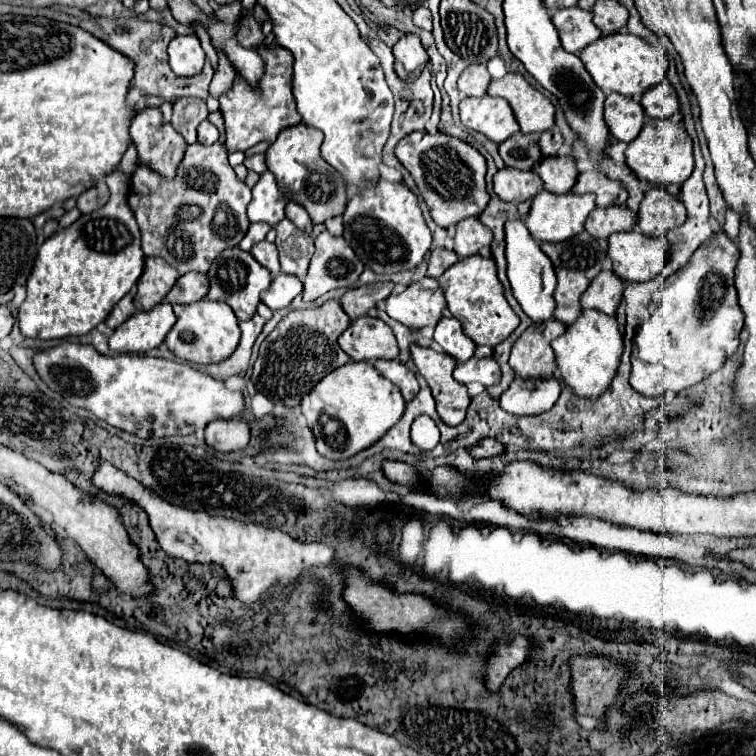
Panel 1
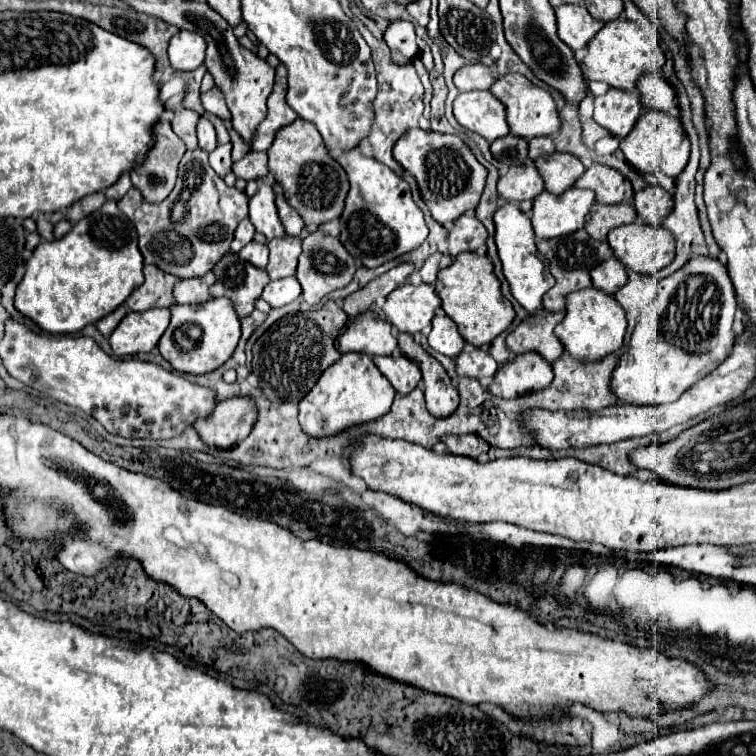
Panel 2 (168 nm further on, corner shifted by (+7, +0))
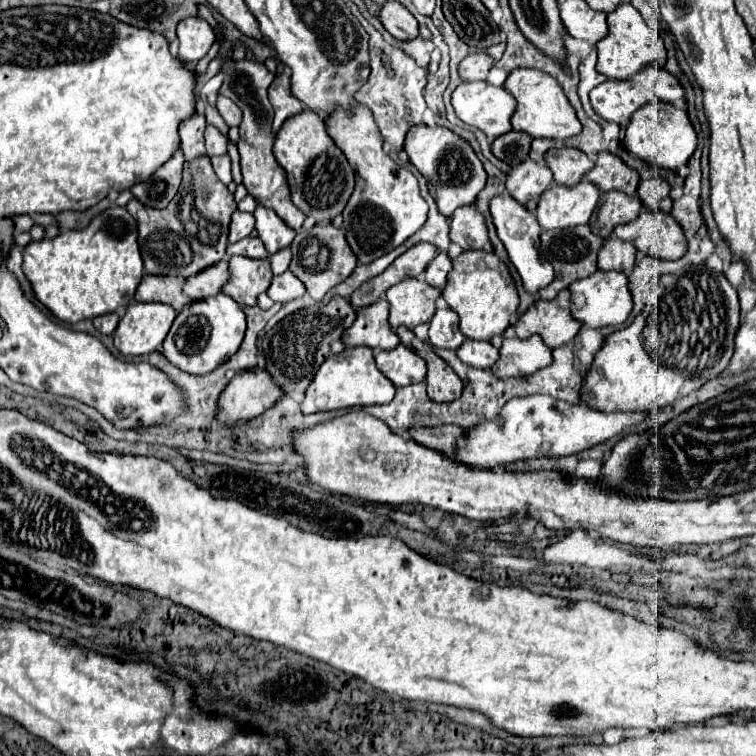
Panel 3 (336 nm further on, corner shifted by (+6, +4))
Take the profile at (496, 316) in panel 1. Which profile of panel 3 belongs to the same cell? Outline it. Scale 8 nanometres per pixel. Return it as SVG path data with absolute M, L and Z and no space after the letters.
M469 250L453 260L443 298L459 314L459 330L471 340L491 340L503 334L519 306L515 280L507 264L495 252L485 250Z

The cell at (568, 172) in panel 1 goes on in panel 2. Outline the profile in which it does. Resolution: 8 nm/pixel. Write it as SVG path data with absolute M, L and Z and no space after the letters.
M564 152L542 156L534 164L538 168L538 174L544 180L544 190L552 194L566 192L574 184L574 180L578 180L586 170L576 156L570 156Z

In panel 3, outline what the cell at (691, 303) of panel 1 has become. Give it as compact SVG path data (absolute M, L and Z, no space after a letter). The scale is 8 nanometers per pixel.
M691 264L673 274L663 274L659 288L649 294L641 314L623 330L607 336L607 344L595 354L591 368L581 384L581 400L599 412L655 412L677 398L691 394L705 382L717 378L729 364L735 350L735 332L739 328L739 298L737 290L721 272L705 264Z

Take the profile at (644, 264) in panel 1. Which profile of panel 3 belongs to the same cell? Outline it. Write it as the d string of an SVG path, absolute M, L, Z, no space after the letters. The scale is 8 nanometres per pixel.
M643 208L633 222L617 226L613 236L661 260L679 260L687 252L687 238L679 222L671 214L655 214L647 208Z

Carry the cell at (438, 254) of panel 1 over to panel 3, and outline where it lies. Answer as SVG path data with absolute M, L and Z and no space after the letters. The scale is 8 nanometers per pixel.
M441 252L425 270L425 280L429 286L443 288L447 284L447 274L451 272L451 260L447 252Z

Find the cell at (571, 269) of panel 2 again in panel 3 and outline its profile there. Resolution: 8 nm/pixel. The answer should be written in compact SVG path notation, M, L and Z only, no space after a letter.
M587 224L585 226L567 228L567 230L541 232L541 254L555 268L555 280L547 288L541 288L537 292L539 298L553 300L557 296L557 292L567 288L573 280L579 280L579 278L585 278L585 276L593 274L597 270L597 252L599 252L601 246L603 246L603 238L593 234Z

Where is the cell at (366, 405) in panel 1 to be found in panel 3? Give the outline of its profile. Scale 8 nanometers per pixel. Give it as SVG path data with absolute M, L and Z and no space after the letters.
M367 346L347 348L339 356L329 356L313 376L309 388L305 390L305 400L301 402L303 414L313 414L321 410L339 410L353 406L371 406L387 404L395 396L395 386L379 372L373 350Z

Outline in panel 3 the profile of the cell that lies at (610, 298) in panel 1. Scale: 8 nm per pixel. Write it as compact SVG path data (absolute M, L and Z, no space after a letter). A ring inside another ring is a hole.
M607 238L599 250L599 270L619 270L629 274L635 266L637 250L633 244L627 244L617 238ZM629 260L629 262L627 262Z

